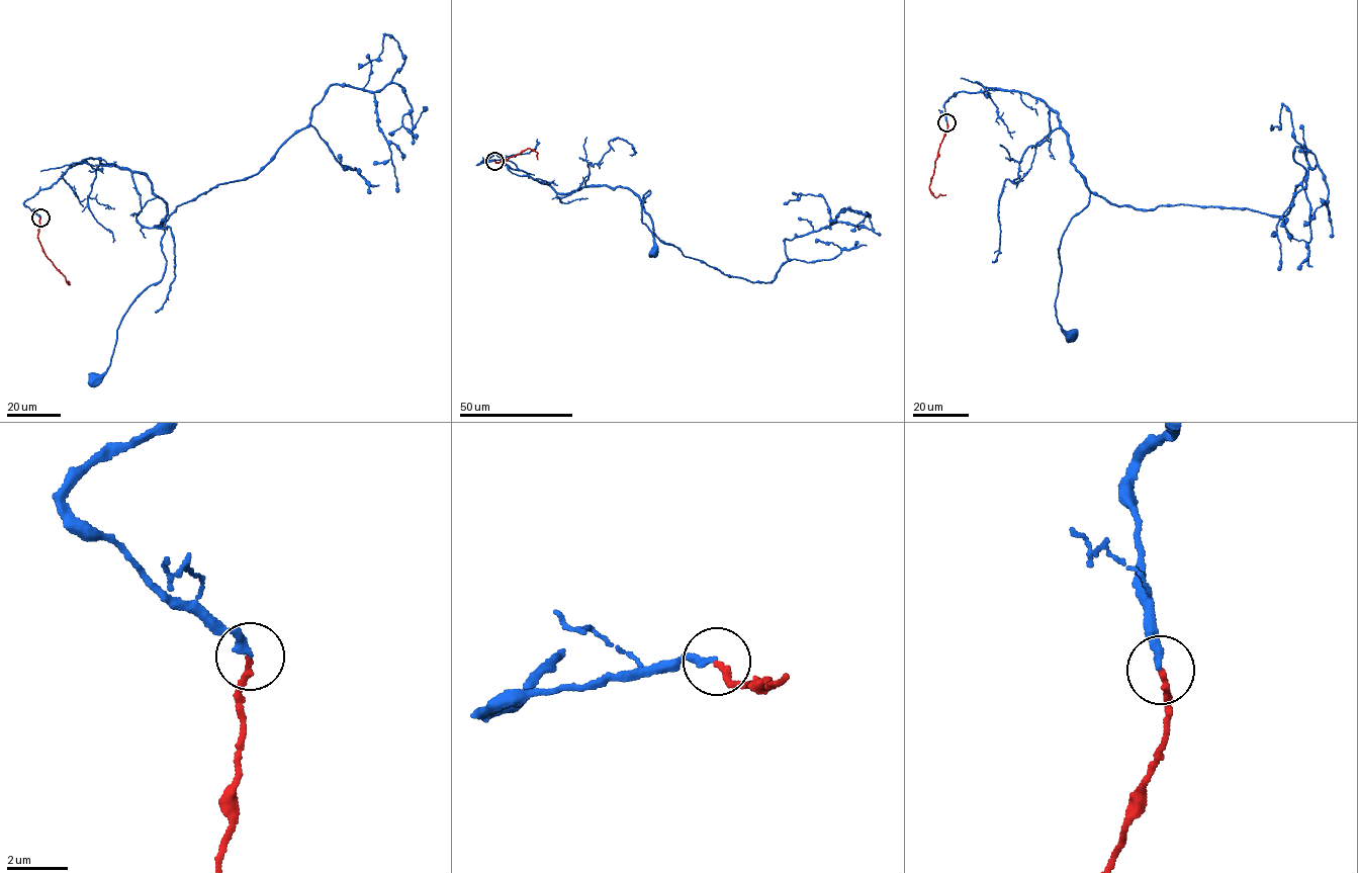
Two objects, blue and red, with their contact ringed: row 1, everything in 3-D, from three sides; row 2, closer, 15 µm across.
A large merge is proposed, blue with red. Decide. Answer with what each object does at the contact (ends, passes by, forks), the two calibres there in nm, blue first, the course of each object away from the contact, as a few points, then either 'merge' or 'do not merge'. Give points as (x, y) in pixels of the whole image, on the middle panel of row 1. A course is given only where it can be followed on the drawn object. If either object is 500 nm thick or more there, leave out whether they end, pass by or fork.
blue ends there; red ends there; 260 nm thick on the blue side, 190 nm on the other; blue runs (494, 161), (477, 164), (495, 154), (556, 192), (622, 186), (645, 202), (649, 190), (642, 223), (655, 252); red runs (494, 161), (507, 160), (528, 148), (536, 152), (538, 159); do not merge

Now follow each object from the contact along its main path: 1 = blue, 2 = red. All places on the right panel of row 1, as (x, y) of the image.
1: (946, 122), (944, 103), (959, 92), (1026, 93), (1059, 113), (1089, 192), (1058, 248), (1057, 321), (1072, 336)
2: (946, 122), (929, 187), (935, 197), (945, 195)

